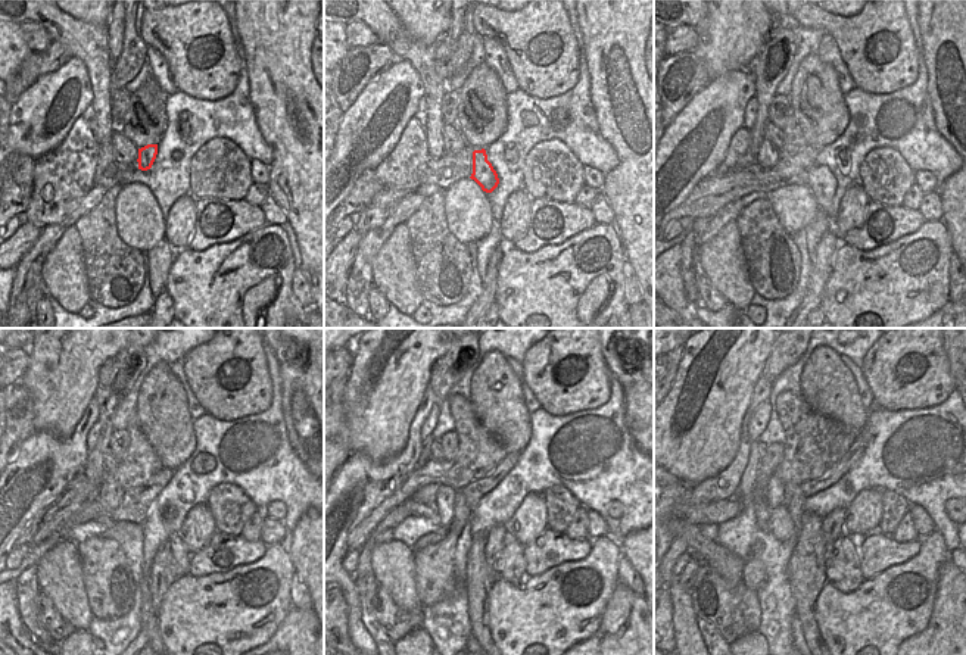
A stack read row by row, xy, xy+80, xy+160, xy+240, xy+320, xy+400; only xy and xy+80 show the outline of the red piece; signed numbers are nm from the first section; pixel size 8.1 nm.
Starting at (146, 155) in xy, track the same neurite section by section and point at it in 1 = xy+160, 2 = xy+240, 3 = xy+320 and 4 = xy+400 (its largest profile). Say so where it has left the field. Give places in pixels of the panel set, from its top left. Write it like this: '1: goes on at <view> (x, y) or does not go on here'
1: goes on at xy+160 (822, 183)
2: goes on at xy+240 (181, 557)
3: goes on at xy+320 (511, 567)
4: goes on at xy+400 (843, 567)

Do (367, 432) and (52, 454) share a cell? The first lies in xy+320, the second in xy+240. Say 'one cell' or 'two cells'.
two cells

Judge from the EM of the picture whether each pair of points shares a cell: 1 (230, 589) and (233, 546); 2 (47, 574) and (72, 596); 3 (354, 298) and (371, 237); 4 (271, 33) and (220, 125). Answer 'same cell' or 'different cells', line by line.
1: different cells
2: same cell
3: same cell
4: different cells

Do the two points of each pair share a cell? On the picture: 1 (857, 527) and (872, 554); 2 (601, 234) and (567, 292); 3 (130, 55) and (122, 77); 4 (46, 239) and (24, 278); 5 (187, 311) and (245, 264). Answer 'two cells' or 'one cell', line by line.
1: two cells
2: one cell
3: one cell
4: one cell
5: one cell

